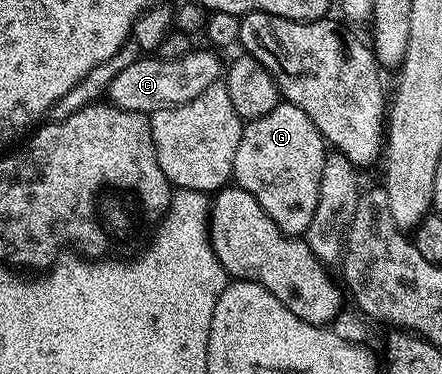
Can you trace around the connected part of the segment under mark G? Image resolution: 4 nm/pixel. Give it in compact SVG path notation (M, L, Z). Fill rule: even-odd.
M280 102L265 118L244 123L241 142L235 155L233 180L238 187L251 192L253 198L273 218L284 236L302 237L313 210L317 210L323 162L329 155L317 126L296 104ZM324 148L324 149L323 149Z

